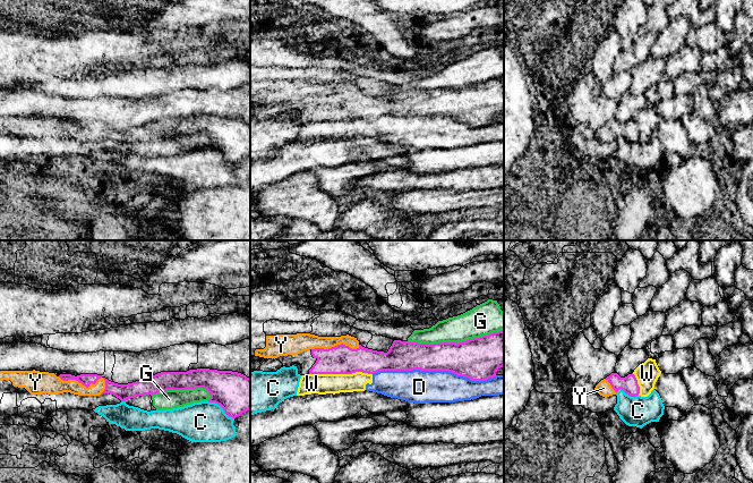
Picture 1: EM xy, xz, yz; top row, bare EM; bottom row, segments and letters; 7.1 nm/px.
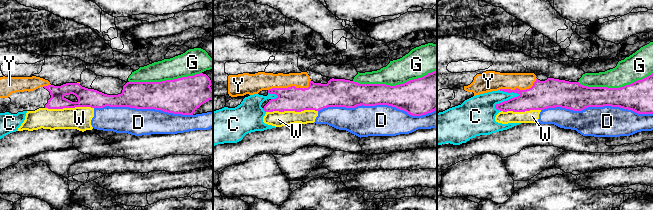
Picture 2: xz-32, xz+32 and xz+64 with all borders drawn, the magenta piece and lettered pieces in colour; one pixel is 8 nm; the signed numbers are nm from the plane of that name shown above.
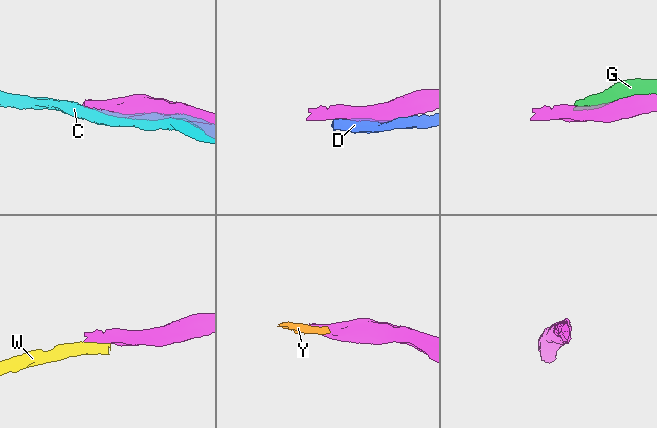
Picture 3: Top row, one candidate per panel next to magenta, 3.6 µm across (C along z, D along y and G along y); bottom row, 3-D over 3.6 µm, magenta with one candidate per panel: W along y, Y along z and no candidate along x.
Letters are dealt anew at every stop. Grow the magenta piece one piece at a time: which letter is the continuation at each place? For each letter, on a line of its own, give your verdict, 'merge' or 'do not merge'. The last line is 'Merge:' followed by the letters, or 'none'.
C: do not merge
D: do not merge
G: do not merge
W: do not merge
Y: merge
Merge: Y

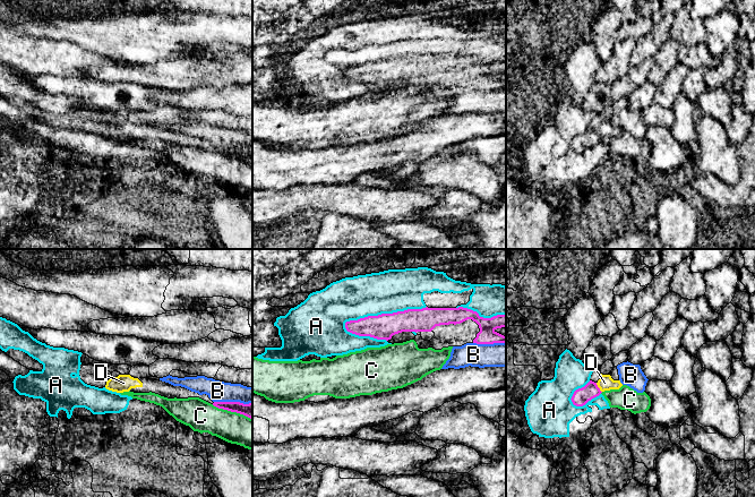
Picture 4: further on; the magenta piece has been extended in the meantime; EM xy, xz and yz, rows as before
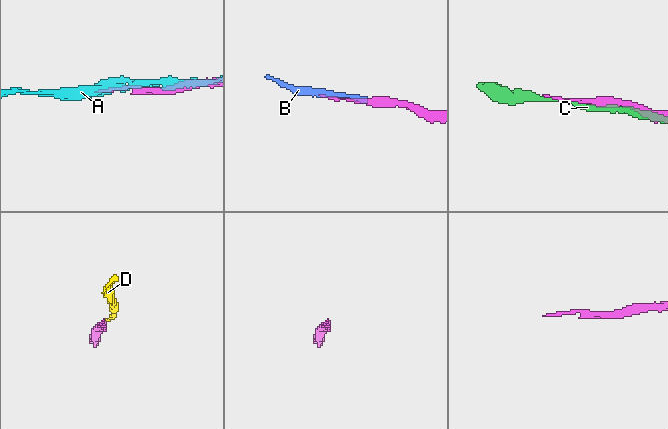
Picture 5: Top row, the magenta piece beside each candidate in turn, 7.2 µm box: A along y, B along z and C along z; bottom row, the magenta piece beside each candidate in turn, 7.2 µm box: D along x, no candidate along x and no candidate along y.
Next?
A: do not merge
B: do not merge
C: do not merge
D: merge
Merge: D

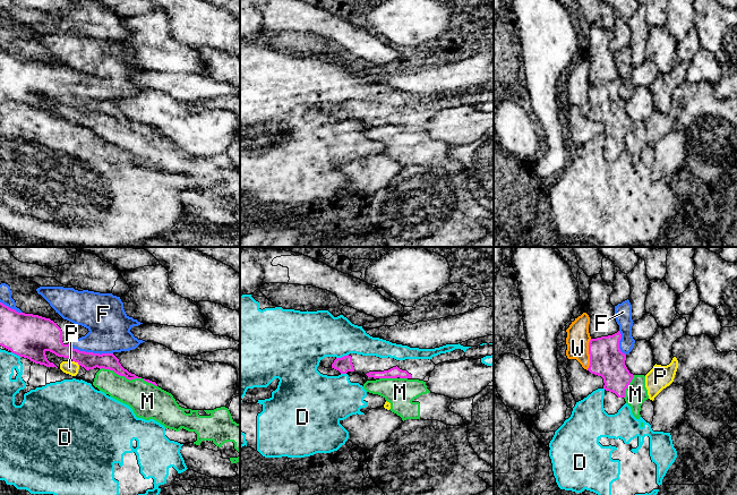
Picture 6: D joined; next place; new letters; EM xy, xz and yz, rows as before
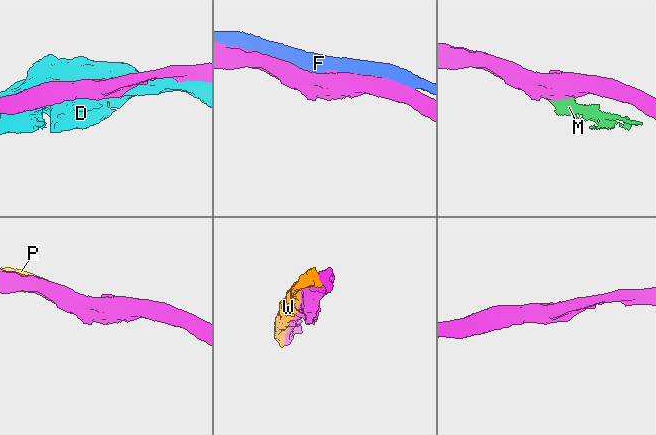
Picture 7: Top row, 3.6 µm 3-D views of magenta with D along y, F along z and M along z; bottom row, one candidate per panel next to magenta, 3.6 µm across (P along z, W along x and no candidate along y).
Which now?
D: do not merge
F: do not merge
M: do not merge
P: do not merge
W: do not merge
Merge: none

